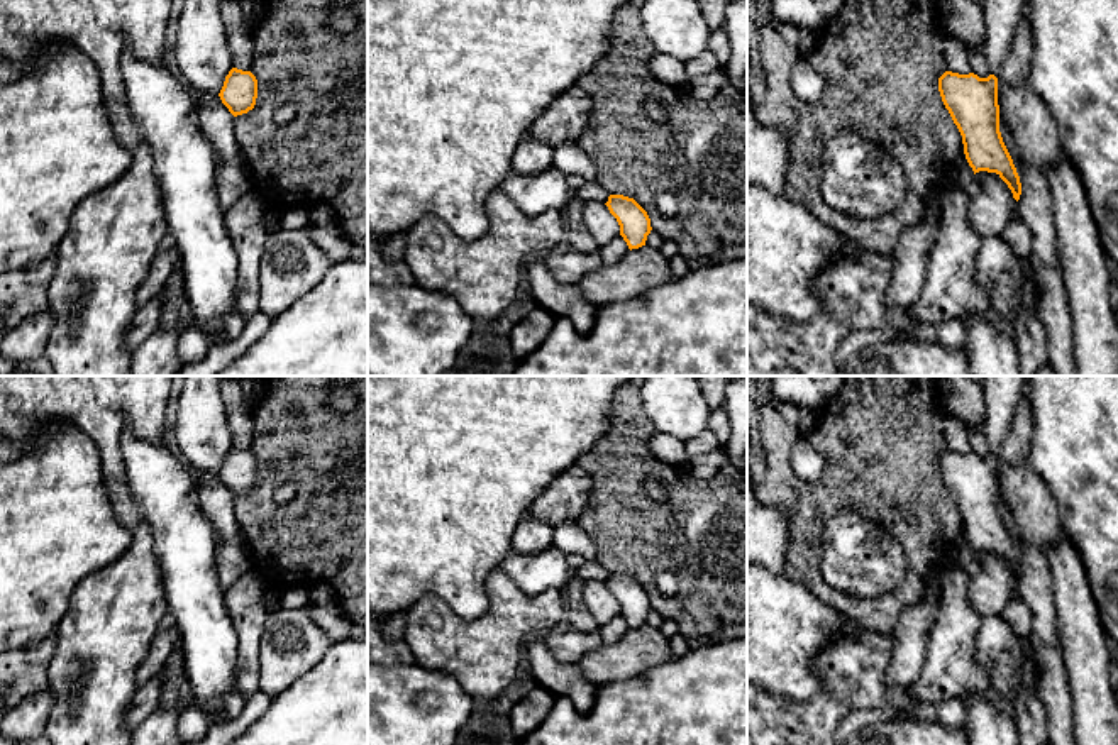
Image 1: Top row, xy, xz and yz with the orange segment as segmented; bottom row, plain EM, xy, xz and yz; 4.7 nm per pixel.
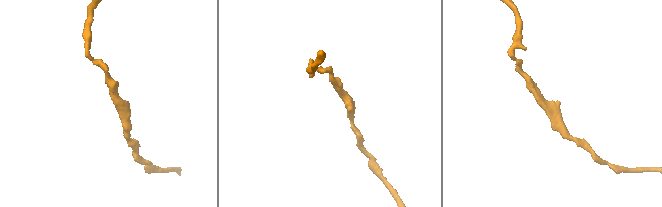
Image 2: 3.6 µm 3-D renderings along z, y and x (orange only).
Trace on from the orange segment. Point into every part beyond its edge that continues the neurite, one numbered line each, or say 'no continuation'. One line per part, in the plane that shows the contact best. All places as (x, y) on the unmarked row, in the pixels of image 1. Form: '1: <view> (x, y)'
1: yz (1001, 393)

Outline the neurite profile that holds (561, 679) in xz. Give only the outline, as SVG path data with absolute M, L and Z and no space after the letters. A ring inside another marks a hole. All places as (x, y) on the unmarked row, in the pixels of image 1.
M544 638L529 640L523 654L539 687L556 698L567 699L579 715L589 715L596 701L596 686L581 672L578 664L559 662Z

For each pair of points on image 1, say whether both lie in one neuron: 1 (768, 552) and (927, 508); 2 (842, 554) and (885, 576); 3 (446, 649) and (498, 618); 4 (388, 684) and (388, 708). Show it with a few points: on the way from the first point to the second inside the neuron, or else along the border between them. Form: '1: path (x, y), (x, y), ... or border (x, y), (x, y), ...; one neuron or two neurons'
1: border (776, 508), (788, 518), (788, 547), (783, 571); two neurons
2: path (852, 554), (874, 566); one neuron
3: path (459, 647), (470, 647), (485, 632); one neuron
4: path (388, 689), (388, 703); one neuron

